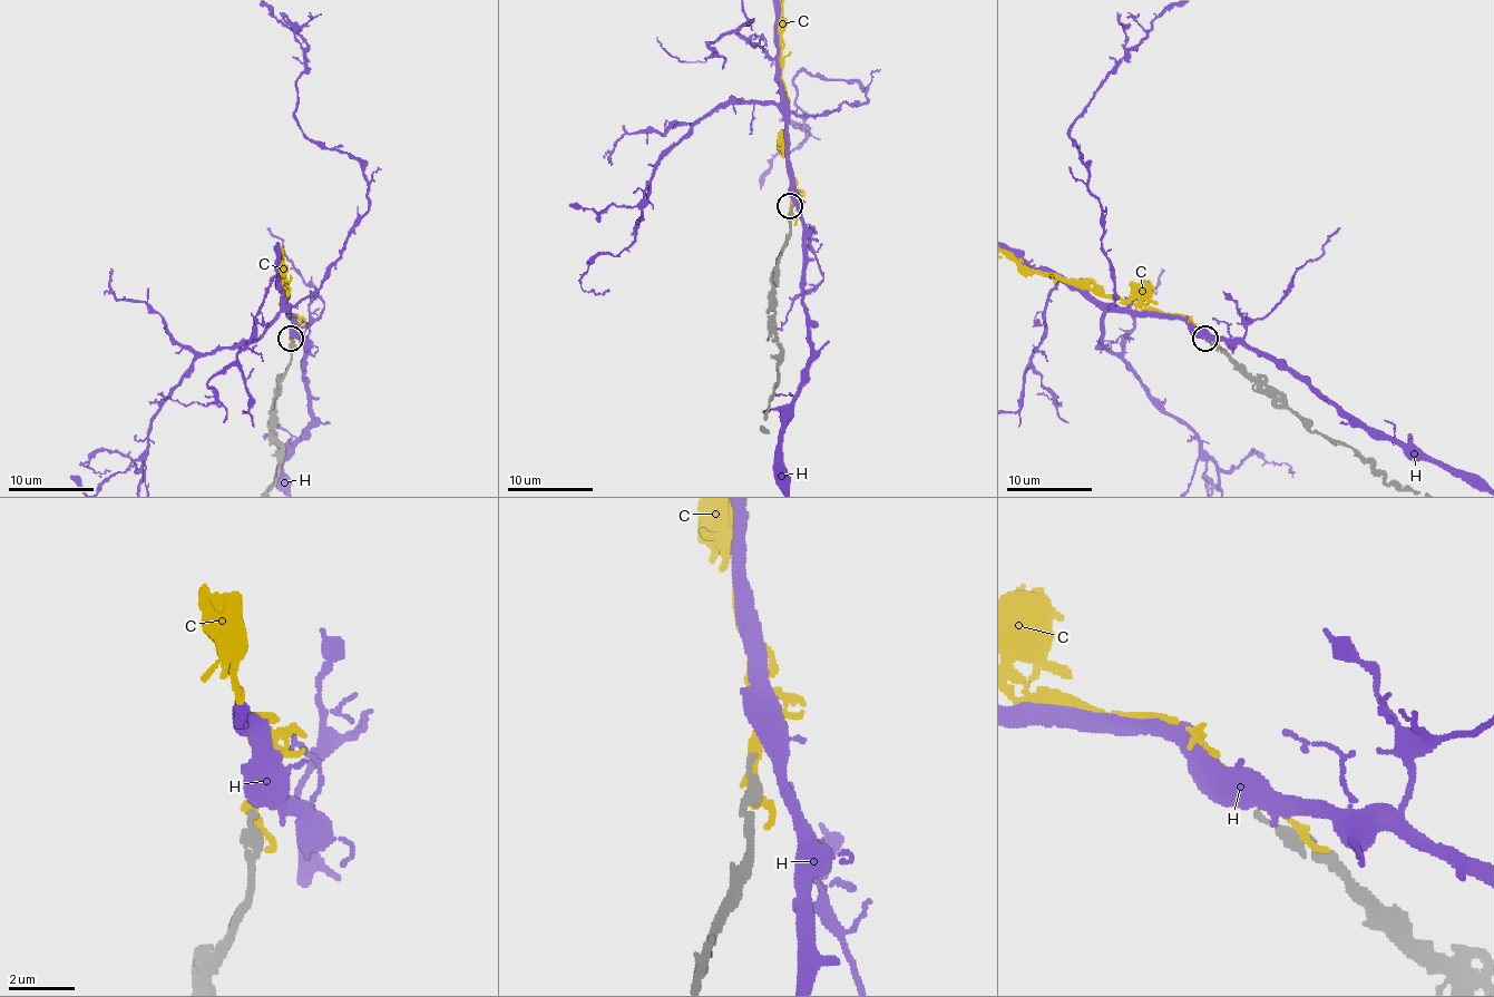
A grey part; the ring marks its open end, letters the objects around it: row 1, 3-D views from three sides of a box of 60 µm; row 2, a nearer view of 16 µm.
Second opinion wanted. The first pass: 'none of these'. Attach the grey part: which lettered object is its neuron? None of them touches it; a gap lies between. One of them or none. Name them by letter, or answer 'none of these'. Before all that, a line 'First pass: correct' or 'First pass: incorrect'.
First pass: correct
none of these

